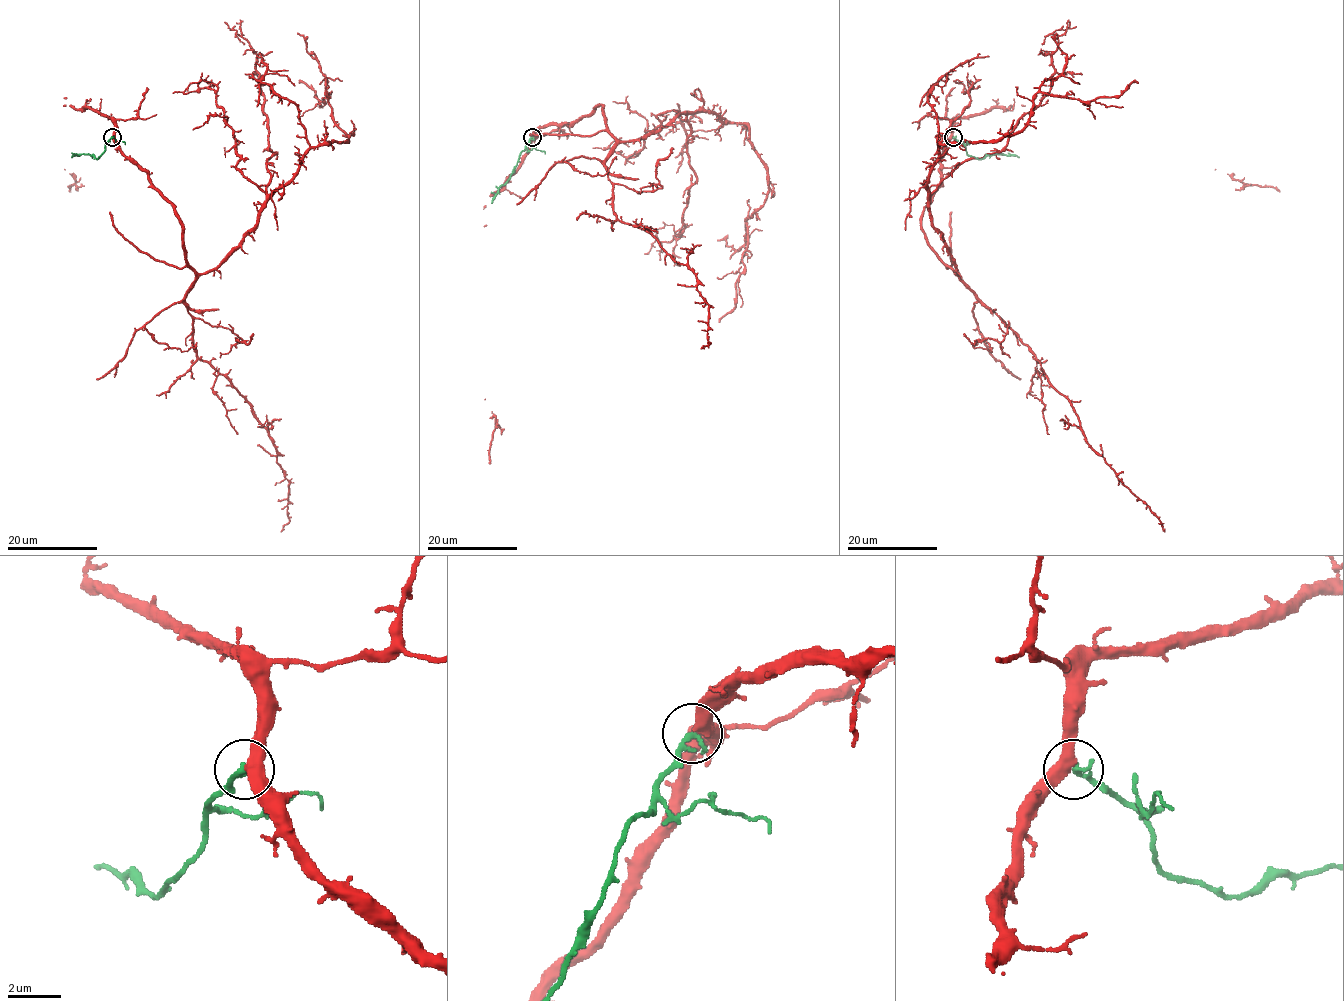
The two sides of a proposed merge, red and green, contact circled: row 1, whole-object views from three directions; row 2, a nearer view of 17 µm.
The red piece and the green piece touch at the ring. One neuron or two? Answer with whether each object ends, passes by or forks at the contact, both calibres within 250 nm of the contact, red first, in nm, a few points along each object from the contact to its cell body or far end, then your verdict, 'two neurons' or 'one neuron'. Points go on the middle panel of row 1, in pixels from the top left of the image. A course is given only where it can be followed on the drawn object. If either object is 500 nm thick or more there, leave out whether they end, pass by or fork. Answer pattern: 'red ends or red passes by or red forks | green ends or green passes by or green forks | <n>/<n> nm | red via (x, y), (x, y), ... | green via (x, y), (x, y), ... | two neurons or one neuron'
red passes by | green ends | 440/240 nm | red via (531, 136), (597, 106), (618, 140), (697, 110), (747, 125), (768, 194), (748, 217), (736, 305), (719, 322) | green via (531, 136), (509, 179), (491, 203) | one neuron

